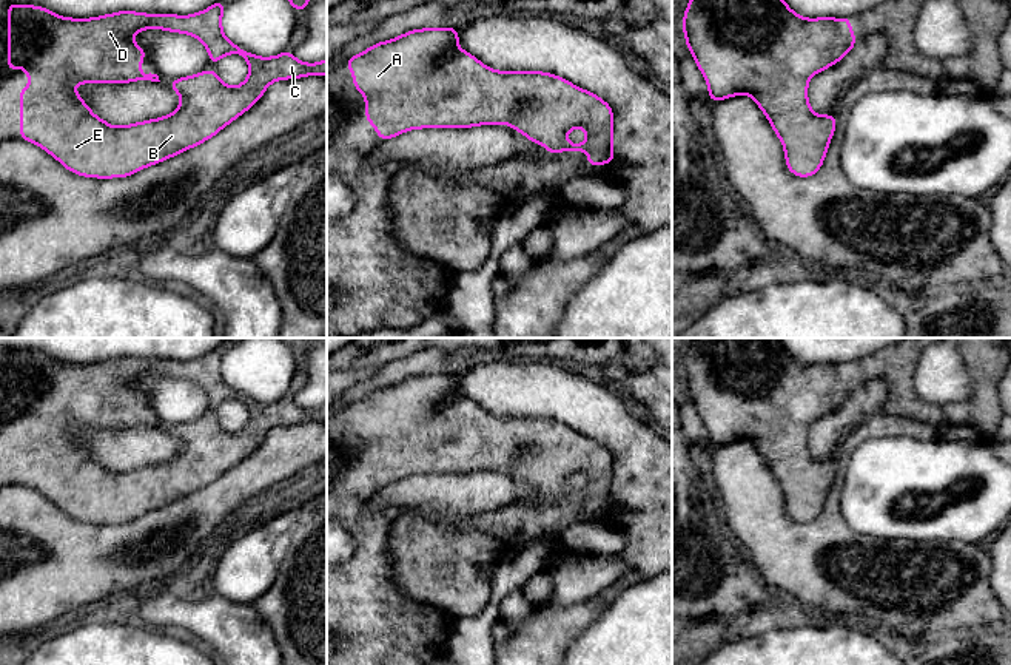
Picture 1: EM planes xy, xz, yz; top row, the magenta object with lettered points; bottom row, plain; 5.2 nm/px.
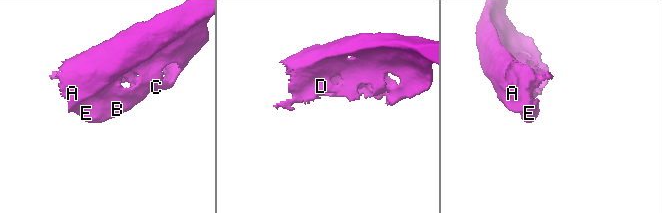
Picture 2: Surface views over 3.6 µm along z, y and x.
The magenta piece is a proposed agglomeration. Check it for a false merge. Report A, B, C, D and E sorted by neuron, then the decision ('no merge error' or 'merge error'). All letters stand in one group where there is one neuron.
A B C D E | no merge error

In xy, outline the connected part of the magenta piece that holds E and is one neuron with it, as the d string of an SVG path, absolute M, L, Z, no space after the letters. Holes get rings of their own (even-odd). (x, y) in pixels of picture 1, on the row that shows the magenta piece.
M223 0L193 15L142 14L119 11L94 19L68 19L46 8L31 5L8 5L8 71L25 68L31 86L20 89L20 139L42 147L66 170L85 177L126 177L136 171L166 160L217 134L230 122L250 110L276 80L327 76L327 59L319 63L299 62L288 51L276 57L257 57L222 32ZM148 28L190 34L199 39L208 51L211 65L227 54L242 56L250 74L239 86L227 86L214 71L168 82L182 97L179 108L170 116L111 127L92 114L91 108L72 88L74 83L129 83L134 80L160 82L157 74L142 74L140 63L145 49L129 37Z

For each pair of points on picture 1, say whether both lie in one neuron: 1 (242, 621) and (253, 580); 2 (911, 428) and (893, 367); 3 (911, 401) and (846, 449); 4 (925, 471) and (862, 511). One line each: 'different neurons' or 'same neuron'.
1: different neurons
2: different neurons
3: different neurons
4: same neuron

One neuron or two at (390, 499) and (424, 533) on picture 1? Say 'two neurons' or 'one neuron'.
one neuron

